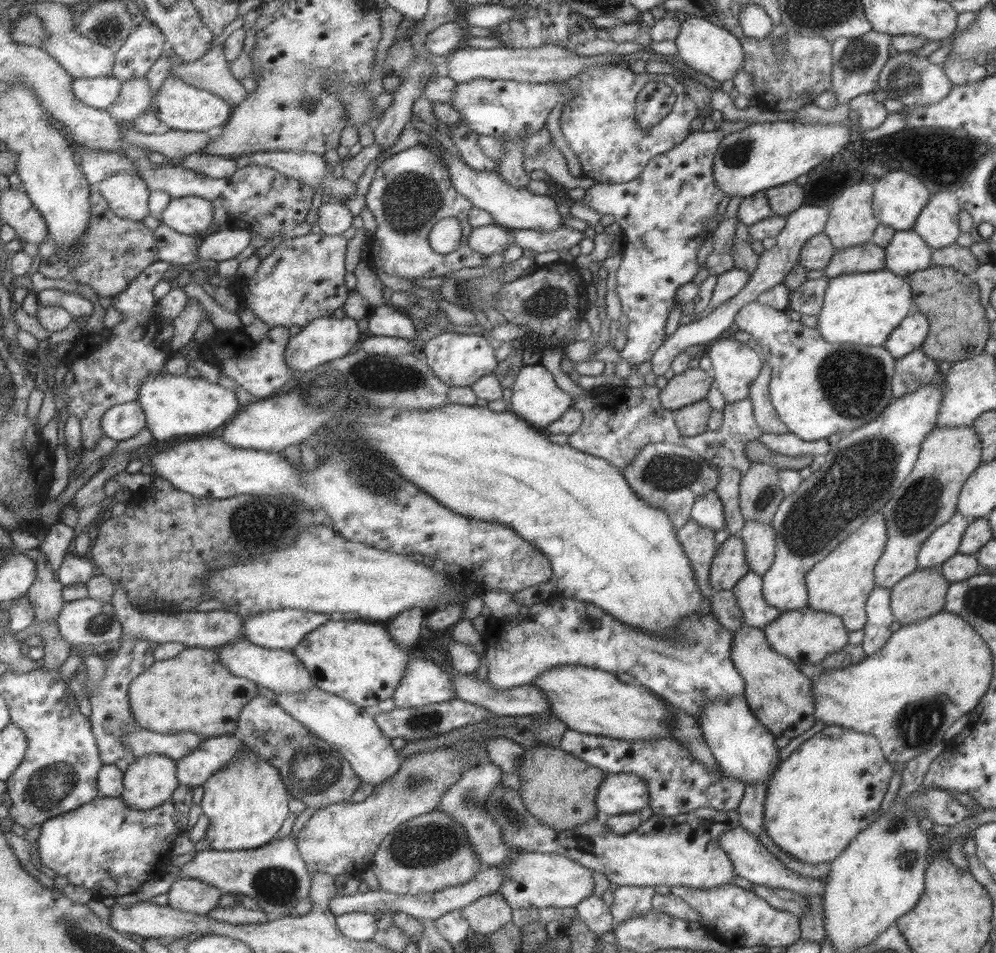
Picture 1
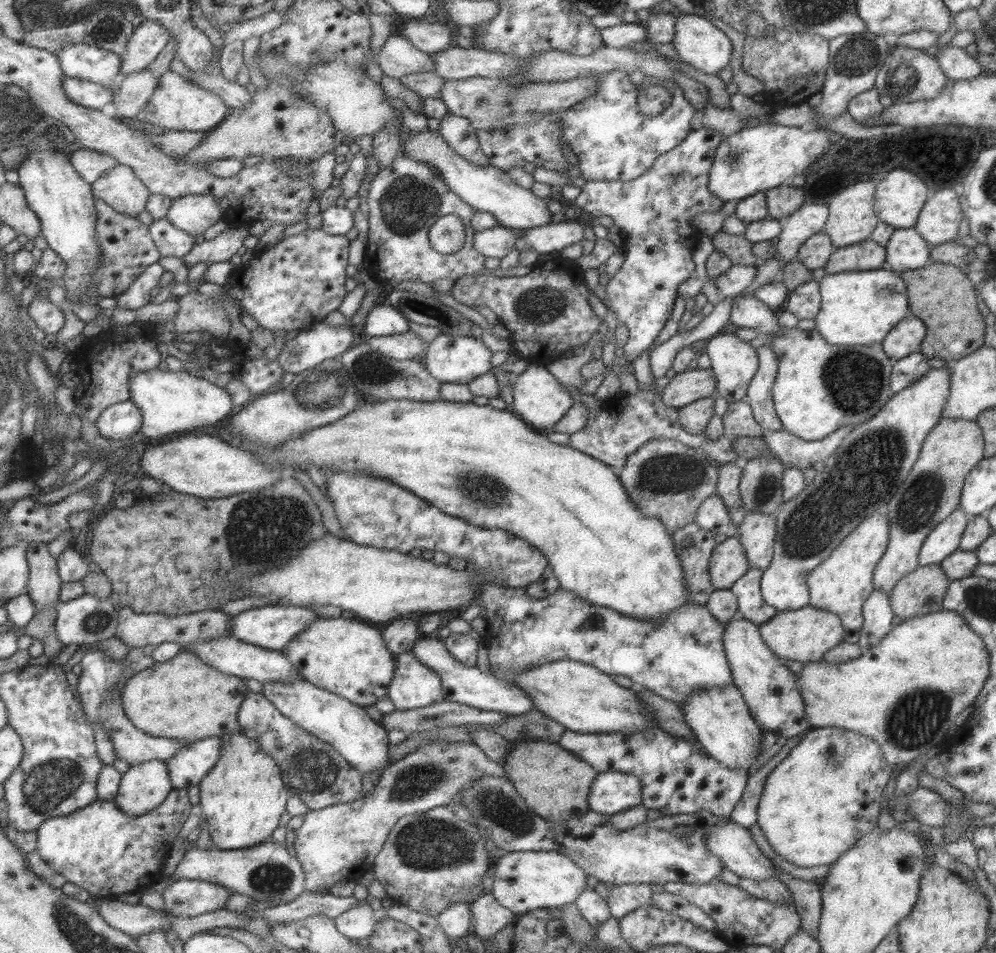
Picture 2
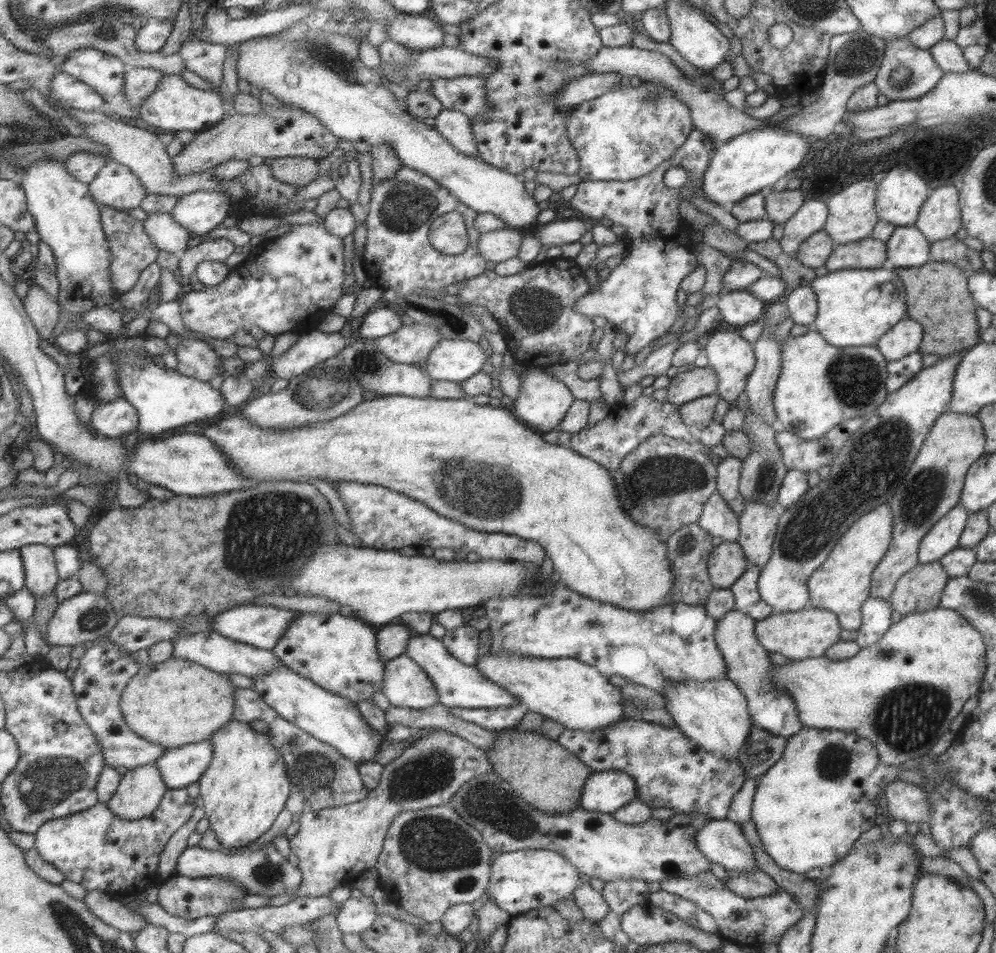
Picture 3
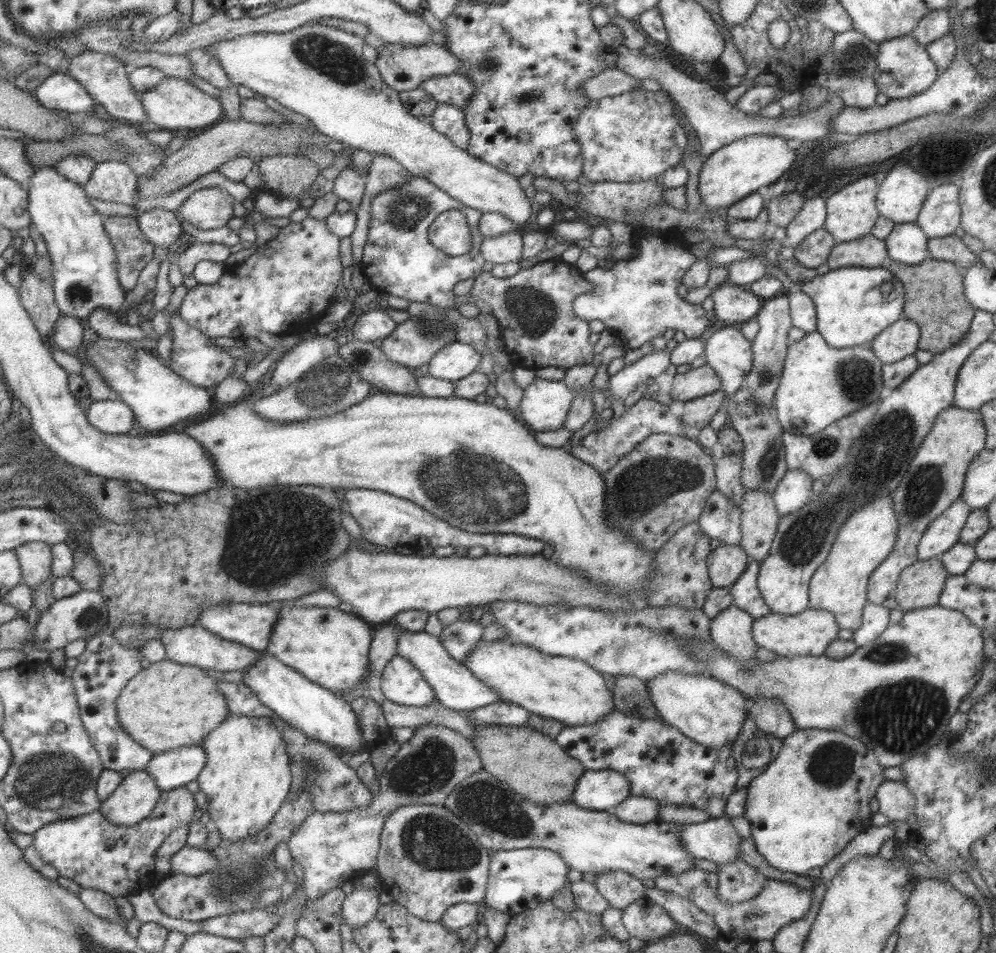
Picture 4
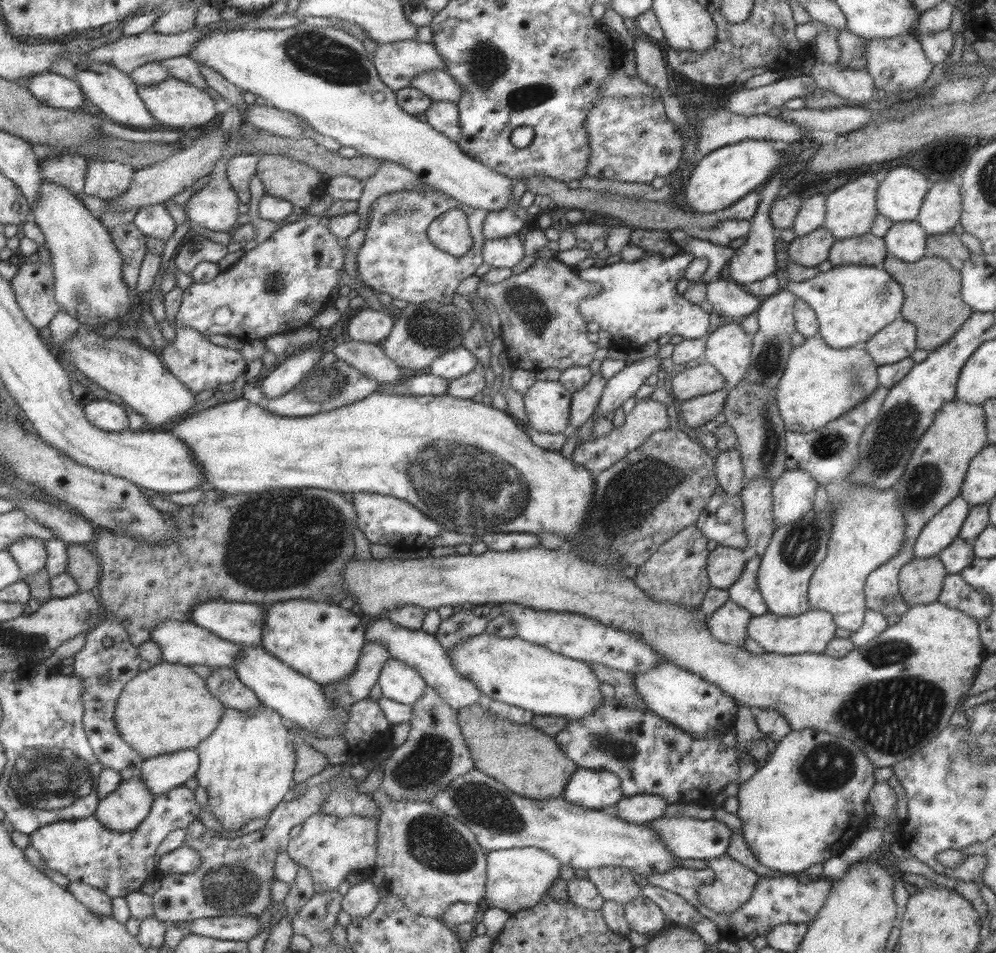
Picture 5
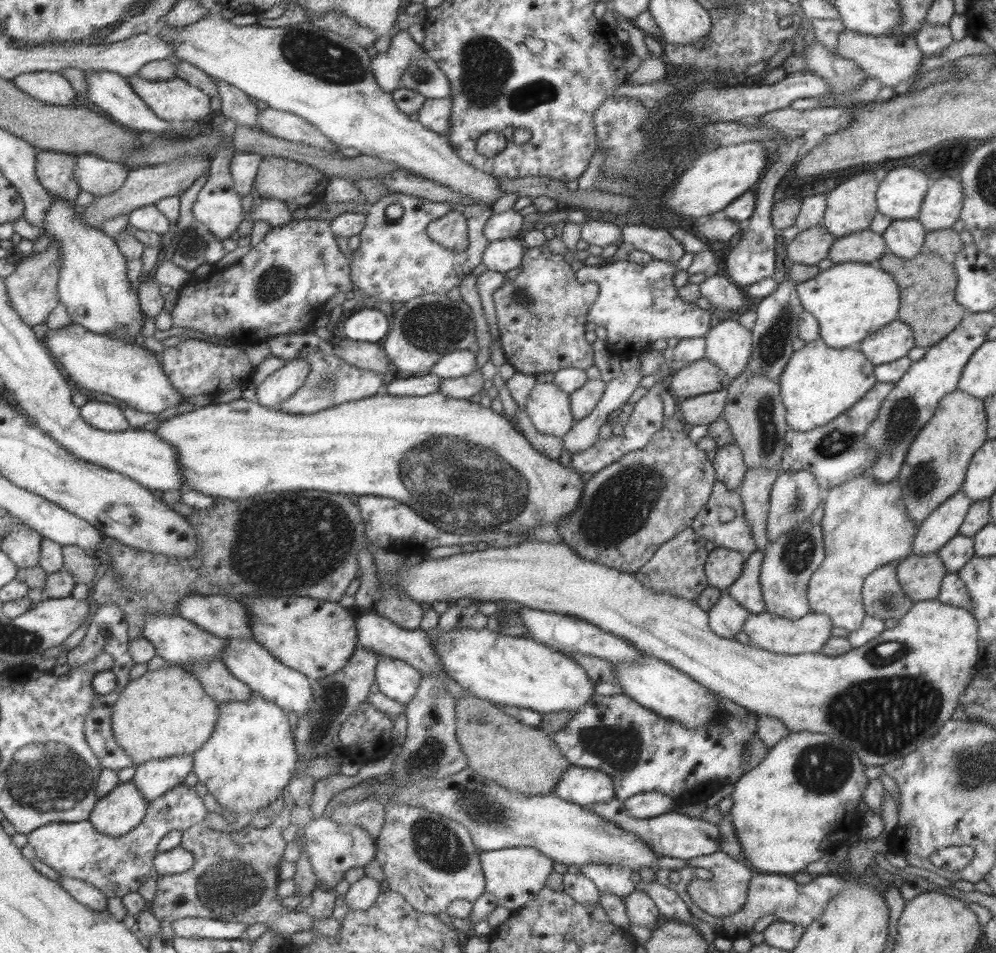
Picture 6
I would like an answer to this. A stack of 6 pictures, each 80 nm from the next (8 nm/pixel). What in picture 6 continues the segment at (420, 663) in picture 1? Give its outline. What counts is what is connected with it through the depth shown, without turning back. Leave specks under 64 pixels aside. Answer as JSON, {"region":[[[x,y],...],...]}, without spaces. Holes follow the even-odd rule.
{"region":[[[380,654],[376,658],[374,675],[378,691],[402,705],[412,699],[421,676],[408,662]]]}

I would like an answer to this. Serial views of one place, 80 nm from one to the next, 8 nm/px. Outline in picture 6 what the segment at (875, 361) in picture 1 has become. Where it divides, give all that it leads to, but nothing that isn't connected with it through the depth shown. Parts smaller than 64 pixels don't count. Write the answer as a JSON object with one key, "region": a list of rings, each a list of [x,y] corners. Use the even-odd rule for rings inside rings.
{"region":[[[714,271],[698,280],[699,297],[705,298],[709,304],[735,312],[753,308],[756,301],[741,295],[738,287],[731,279]],[[820,337],[792,351],[778,378],[788,428],[805,432],[845,412],[876,383],[873,367],[857,347],[829,348]]]}

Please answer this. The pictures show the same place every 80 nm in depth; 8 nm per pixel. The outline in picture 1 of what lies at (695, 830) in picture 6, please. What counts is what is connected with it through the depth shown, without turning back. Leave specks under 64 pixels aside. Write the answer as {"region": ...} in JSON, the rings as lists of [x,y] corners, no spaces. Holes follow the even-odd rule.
{"region":[[[739,825],[722,832],[720,838],[717,839],[717,846],[726,854],[734,874],[745,878],[753,885],[786,888],[799,893],[801,896],[816,894],[821,897],[823,894],[823,877],[813,878],[787,871],[783,864],[759,843],[754,834]]]}

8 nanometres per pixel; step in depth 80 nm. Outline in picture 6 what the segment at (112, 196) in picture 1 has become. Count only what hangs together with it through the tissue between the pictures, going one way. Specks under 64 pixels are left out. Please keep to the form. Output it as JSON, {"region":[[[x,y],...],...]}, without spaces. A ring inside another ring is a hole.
{"region":[[[91,153],[78,154],[74,179],[83,191],[100,197],[121,189],[131,170],[132,167],[125,163],[113,162]]]}

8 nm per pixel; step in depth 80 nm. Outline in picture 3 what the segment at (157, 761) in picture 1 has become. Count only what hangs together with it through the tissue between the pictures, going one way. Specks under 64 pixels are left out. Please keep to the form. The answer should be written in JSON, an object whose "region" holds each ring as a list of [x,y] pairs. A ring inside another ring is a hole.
{"region":[[[157,764],[129,770],[107,806],[123,820],[141,820],[151,816],[167,790]]]}

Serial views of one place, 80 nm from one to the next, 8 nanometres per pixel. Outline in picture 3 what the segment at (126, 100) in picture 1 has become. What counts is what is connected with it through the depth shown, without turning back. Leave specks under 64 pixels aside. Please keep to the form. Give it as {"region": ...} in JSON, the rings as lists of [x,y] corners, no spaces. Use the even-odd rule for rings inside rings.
{"region":[[[128,68],[125,74],[125,94],[136,109],[157,90],[161,76],[162,73],[153,68]]]}

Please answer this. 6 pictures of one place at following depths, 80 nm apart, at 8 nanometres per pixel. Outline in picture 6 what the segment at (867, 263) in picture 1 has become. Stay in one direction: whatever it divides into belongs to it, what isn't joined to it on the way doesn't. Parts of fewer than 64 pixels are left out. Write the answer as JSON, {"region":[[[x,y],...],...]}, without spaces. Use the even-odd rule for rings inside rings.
{"region":[[[867,228],[837,237],[829,247],[826,258],[829,258],[833,265],[847,261],[876,264],[885,252],[886,244],[882,236]]]}

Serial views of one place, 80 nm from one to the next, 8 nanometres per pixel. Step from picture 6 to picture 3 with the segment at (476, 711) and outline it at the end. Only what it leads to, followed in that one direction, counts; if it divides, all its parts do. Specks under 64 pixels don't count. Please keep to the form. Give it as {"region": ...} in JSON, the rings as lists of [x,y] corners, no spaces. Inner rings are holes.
{"region":[[[501,729],[485,752],[492,772],[533,808],[550,813],[576,809],[583,781],[593,772],[553,739],[531,731]]]}

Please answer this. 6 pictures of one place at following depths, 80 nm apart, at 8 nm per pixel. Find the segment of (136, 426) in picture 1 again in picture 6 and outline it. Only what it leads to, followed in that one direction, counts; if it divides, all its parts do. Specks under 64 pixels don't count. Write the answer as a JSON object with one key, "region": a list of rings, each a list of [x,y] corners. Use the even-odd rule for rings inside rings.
{"region":[[[90,399],[81,408],[84,419],[93,427],[121,432],[131,429],[125,412],[118,406],[97,399]]]}

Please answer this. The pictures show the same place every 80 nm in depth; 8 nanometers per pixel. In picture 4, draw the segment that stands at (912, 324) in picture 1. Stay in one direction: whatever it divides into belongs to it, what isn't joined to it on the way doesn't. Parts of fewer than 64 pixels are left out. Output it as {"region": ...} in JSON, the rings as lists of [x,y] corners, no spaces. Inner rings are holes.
{"region":[[[897,320],[879,334],[868,344],[873,354],[883,365],[897,362],[917,350],[920,328],[915,322]]]}

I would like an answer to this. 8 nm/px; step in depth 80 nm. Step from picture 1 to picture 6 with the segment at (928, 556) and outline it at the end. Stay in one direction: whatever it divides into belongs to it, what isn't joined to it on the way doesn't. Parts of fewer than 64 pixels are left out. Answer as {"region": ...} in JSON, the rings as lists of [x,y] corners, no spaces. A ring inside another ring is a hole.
{"region":[[[961,491],[941,502],[917,527],[912,553],[917,556],[936,554],[959,532],[971,504],[972,501]]]}

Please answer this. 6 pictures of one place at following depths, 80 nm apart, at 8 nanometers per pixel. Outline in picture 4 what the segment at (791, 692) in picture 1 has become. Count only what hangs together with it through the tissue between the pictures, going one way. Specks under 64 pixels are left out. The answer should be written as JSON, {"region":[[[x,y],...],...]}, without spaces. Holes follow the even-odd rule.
{"region":[[[731,603],[725,610],[717,614],[709,624],[710,639],[724,650],[725,654],[732,654],[746,665],[755,666],[756,644],[751,636],[754,619]],[[760,698],[748,701],[747,713],[755,721],[756,728],[775,738],[785,738],[796,728],[788,710],[776,698]]]}

